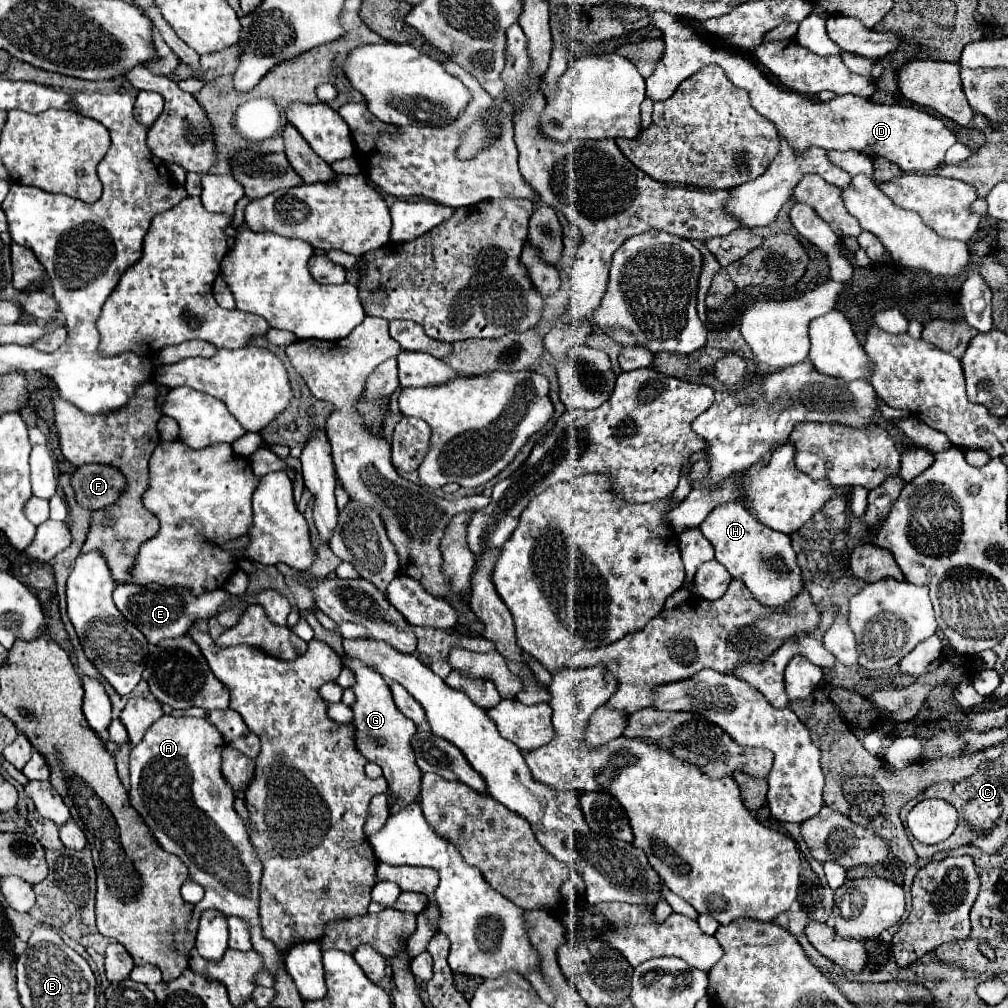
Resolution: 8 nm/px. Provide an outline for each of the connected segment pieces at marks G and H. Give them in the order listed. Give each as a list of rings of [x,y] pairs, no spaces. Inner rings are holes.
[[[345,654],[343,660],[345,660],[345,666],[355,676],[355,684],[351,688],[355,692],[355,702],[351,704],[351,710],[353,710],[351,724],[353,724],[355,746],[361,752],[361,756],[365,756],[369,762],[375,762],[383,768],[383,776],[389,782],[389,794],[397,796],[397,804],[391,808],[391,812],[399,812],[409,802],[417,800],[421,790],[421,770],[415,764],[415,754],[411,748],[411,738],[415,736],[417,728],[413,720],[405,718],[397,710],[391,698],[391,690],[387,682],[381,678],[381,674],[377,674],[377,670],[373,670],[365,662],[349,654]]]
[[[739,502],[717,506],[701,522],[699,530],[715,548],[715,560],[719,560],[733,578],[745,582],[755,600],[761,604],[785,606],[795,594],[799,594],[803,582],[795,552],[791,548],[791,538],[757,522]]]

